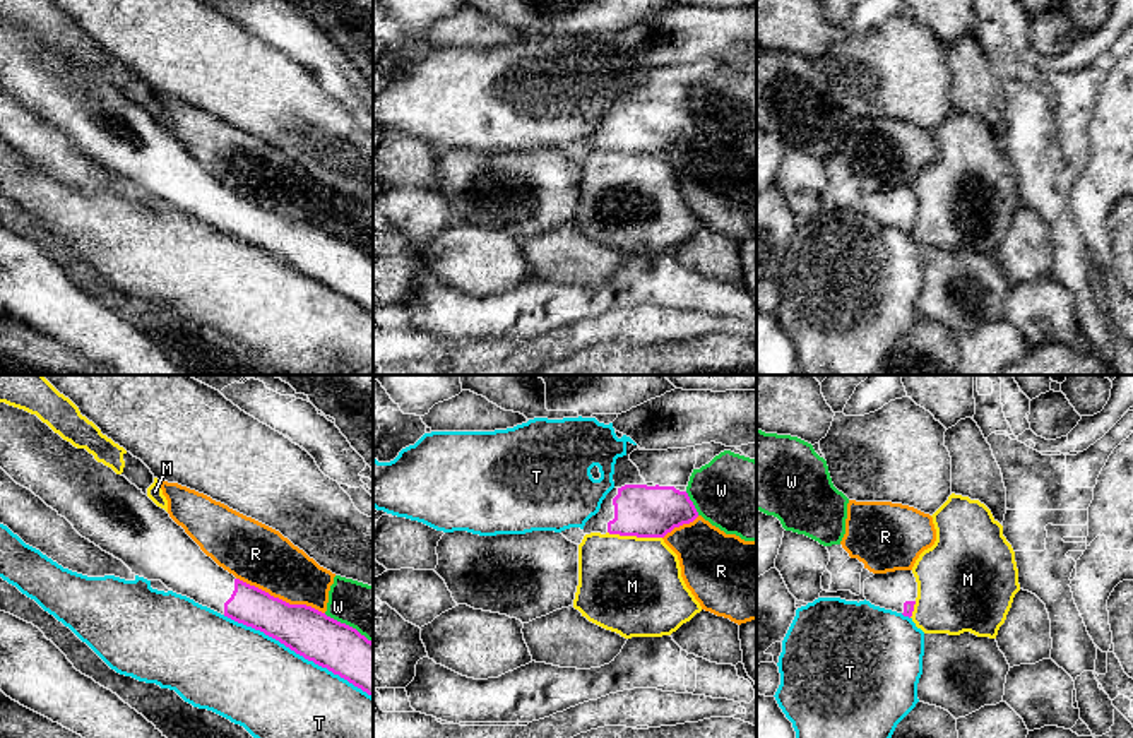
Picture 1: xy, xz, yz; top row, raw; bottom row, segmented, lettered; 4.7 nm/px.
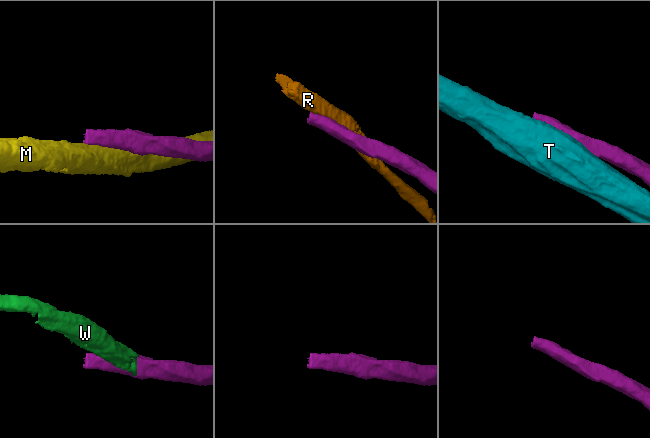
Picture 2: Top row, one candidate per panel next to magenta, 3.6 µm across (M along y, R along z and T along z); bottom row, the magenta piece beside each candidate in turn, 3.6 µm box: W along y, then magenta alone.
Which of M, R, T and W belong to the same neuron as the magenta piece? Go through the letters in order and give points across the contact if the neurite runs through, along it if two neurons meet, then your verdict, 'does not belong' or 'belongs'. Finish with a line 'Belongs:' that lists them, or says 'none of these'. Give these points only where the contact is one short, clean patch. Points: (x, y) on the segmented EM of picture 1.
M: does not belong
R: does not belong
T: does not belong
W: does not belong
Belongs: none of these

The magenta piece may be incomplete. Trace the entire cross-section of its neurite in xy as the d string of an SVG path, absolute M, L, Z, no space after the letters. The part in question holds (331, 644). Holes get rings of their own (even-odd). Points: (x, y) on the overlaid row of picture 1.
M0 402L0 467L65 517L82 538L122 560L132 574L161 580L173 592L264 632L373 697L371 640L311 606L289 604L236 579L125 476L98 462L86 449L63 440L36 414L5 402Z

